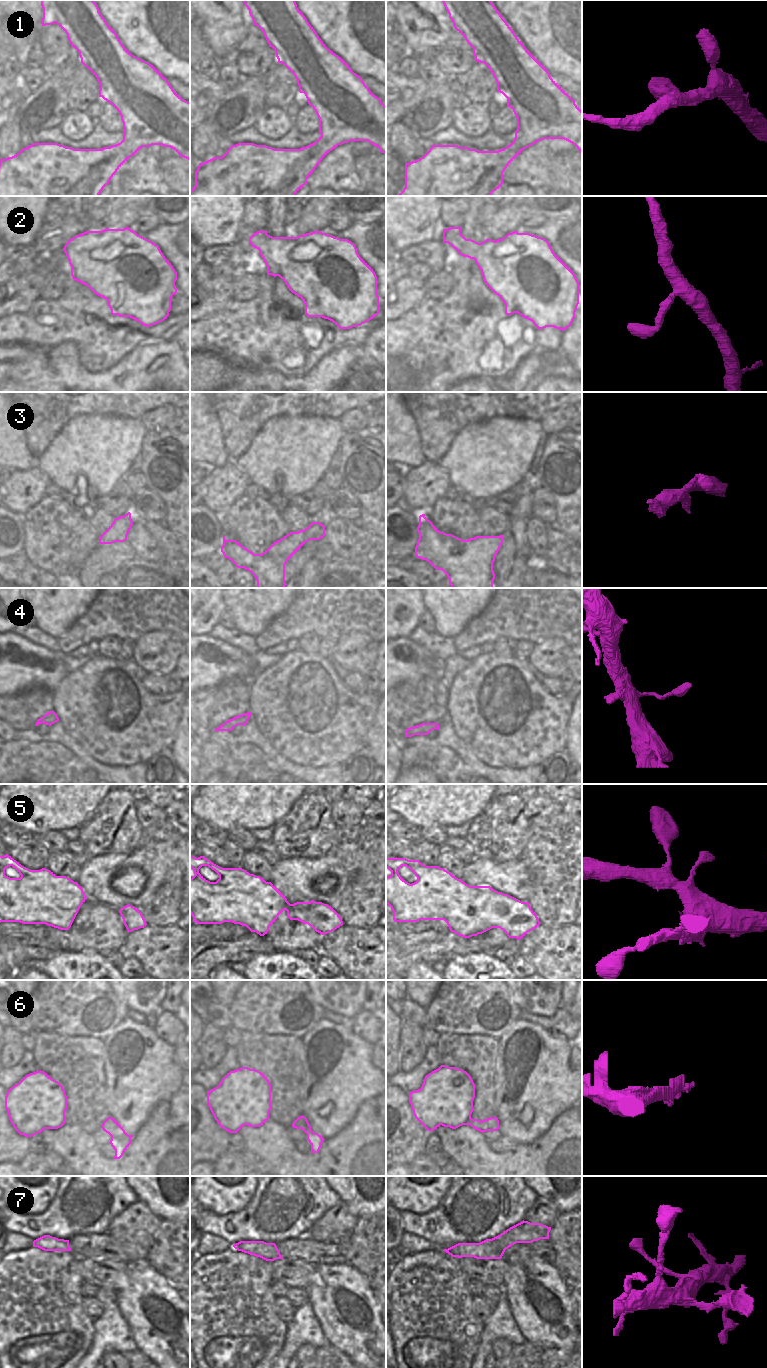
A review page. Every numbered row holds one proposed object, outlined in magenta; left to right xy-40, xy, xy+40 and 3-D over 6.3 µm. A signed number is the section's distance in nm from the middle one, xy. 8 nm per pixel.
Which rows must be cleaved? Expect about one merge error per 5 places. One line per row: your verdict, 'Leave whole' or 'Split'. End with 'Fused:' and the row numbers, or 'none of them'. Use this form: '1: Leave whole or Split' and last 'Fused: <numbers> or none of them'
1: Leave whole
2: Leave whole
3: Leave whole
4: Leave whole
5: Leave whole
6: Leave whole
7: Leave whole
Fused: none of them.

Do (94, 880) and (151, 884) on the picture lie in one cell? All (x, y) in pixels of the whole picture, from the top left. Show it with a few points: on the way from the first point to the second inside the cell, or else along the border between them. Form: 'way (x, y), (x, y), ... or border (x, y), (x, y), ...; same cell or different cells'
way (109, 895), (117, 901), (138, 901), (140, 899); same cell

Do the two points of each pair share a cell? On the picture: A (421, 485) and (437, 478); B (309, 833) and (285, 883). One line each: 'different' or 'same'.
A: same
B: different

